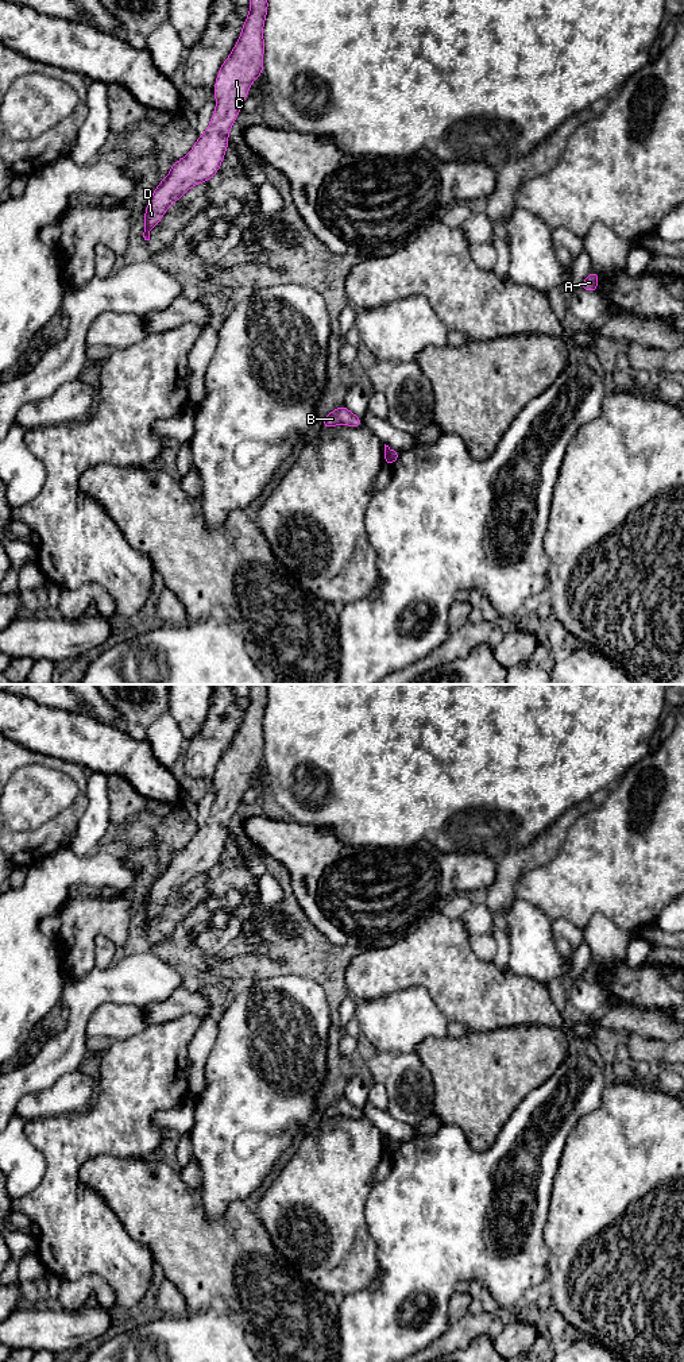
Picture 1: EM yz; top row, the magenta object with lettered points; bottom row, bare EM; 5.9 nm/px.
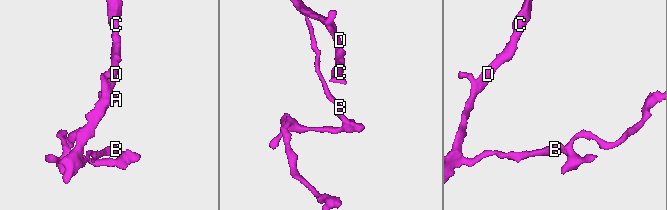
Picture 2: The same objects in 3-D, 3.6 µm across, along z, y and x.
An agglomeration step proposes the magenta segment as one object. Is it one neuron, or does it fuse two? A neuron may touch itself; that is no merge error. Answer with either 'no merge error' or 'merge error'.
merge error

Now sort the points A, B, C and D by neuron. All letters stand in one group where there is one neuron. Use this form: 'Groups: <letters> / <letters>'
Groups: A / B C D

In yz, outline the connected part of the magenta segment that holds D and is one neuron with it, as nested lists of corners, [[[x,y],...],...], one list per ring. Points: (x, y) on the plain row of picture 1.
[[[250,684],[250,705],[231,746],[219,761],[213,779],[216,800],[208,821],[198,827],[189,845],[174,852],[169,867],[159,873],[147,894],[144,931],[150,921],[159,915],[163,904],[192,877],[210,871],[224,850],[228,826],[251,775],[263,763],[263,715],[268,692],[266,684]]]

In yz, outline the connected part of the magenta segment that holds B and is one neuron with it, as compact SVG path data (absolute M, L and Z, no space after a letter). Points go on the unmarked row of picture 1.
M344 1096L337 1099L336 1101L328 1104L322 1114L322 1119L332 1119L337 1115L344 1115L348 1118L363 1118L362 1110L355 1107L351 1101L348 1101Z

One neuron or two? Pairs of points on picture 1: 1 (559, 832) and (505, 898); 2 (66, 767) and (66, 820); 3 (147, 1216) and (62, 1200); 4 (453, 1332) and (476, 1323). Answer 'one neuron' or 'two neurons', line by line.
1: one neuron
2: one neuron
3: two neurons
4: one neuron

